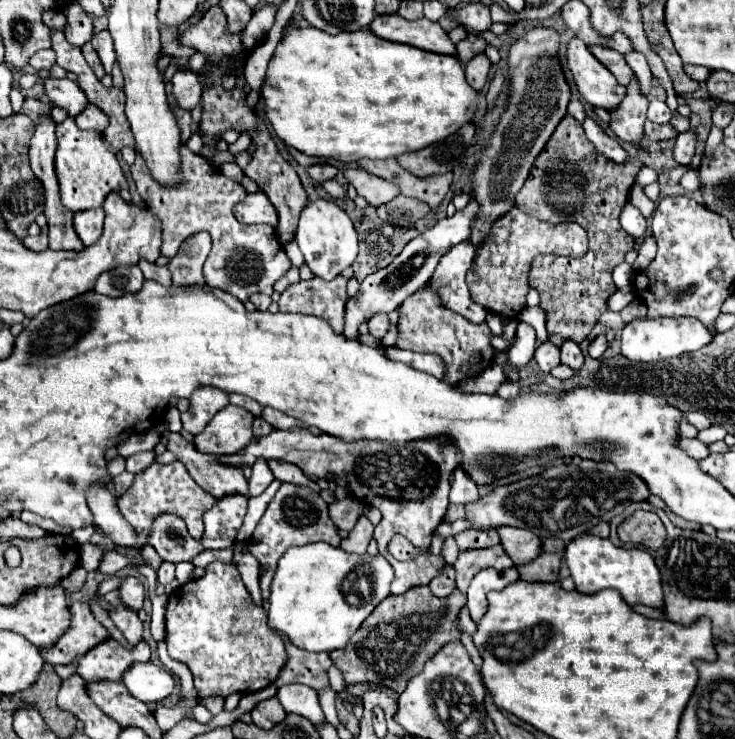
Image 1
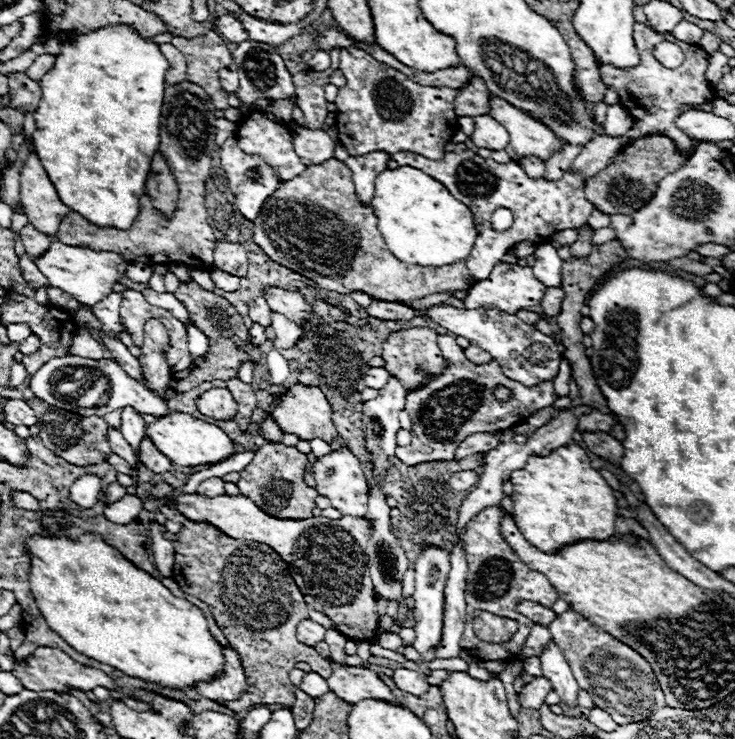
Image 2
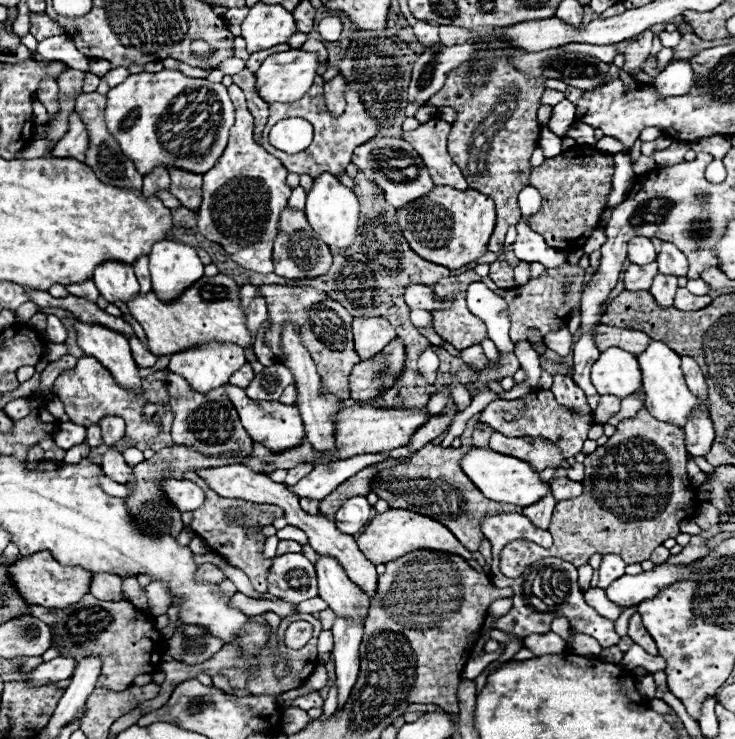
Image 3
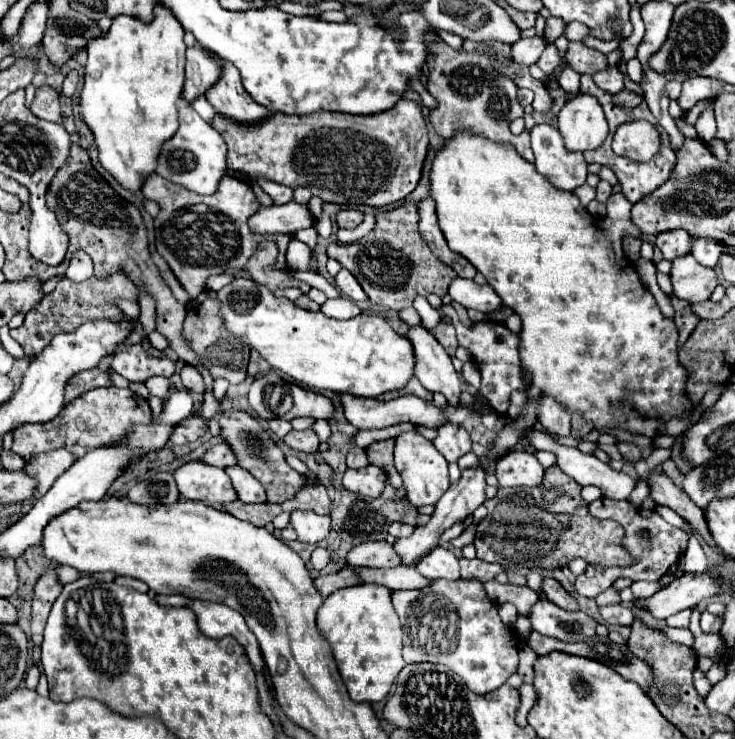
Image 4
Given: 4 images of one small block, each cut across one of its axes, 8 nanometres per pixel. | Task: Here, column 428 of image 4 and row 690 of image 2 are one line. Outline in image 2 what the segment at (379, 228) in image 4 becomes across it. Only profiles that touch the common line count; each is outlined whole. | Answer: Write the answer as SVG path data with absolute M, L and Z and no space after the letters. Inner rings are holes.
M190 520L176 534L172 546L176 552L172 578L178 582L180 590L234 616L234 624L224 624L222 630L242 658L250 688L242 698L224 702L224 706L234 712L266 704L292 706L294 686L290 682L290 670L294 670L298 662L306 662L312 672L330 678L330 660L296 640L296 628L308 618L310 606L304 602L300 588L292 580L288 564L270 546L260 544L260 550L256 550L242 540L228 538L210 524L196 524Z

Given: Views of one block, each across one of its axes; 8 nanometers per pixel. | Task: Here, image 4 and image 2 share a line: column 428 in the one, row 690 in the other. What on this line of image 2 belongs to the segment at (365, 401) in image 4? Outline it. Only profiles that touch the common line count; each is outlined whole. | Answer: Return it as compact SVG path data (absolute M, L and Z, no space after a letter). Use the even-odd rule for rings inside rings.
M398 668L394 670L394 682L400 690L410 692L410 694L424 694L430 684L426 682L424 676L420 676L420 672L416 670L408 670L408 668Z

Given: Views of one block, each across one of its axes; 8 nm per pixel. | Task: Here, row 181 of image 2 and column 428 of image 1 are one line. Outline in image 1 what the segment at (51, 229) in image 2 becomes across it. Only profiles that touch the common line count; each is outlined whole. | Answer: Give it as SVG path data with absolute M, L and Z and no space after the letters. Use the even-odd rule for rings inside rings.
M378 14L370 24L370 30L378 38L384 38L390 42L410 44L410 46L438 52L438 54L456 54L454 44L448 40L440 24L428 18L410 22L400 14Z

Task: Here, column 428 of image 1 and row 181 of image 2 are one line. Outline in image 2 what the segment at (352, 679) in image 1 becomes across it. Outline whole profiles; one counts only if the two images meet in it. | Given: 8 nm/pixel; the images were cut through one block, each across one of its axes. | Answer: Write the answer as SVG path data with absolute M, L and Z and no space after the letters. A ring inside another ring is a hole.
M666 136L640 138L638 142L632 142L630 146L626 146L626 150L620 150L612 158L610 166L602 170L602 174L596 174L594 178L590 178L590 182L586 182L584 194L604 214L632 214L634 210L638 210L638 206L644 206L648 198L652 198L658 182L666 174L678 170L678 166L684 166L684 164L686 164L686 158L678 154L670 138Z

